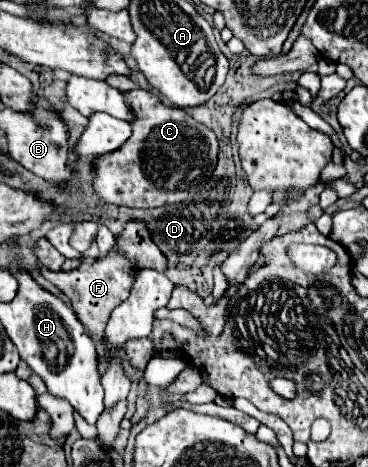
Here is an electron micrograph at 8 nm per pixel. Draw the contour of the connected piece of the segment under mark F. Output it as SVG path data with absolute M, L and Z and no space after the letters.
M137 220L127 222L125 230L117 238L117 244L119 244L119 252L111 250L103 260L83 262L77 270L71 270L71 272L63 272L63 270L51 272L39 264L41 274L51 284L55 284L65 296L69 296L77 318L87 328L87 332L97 340L97 344L101 344L101 336L103 336L103 330L105 330L111 310L127 300L129 288L133 284L133 276L137 274L137 270L139 268L153 268L157 272L167 270L167 258L159 252L155 242L149 238L149 232L143 222L137 222Z

